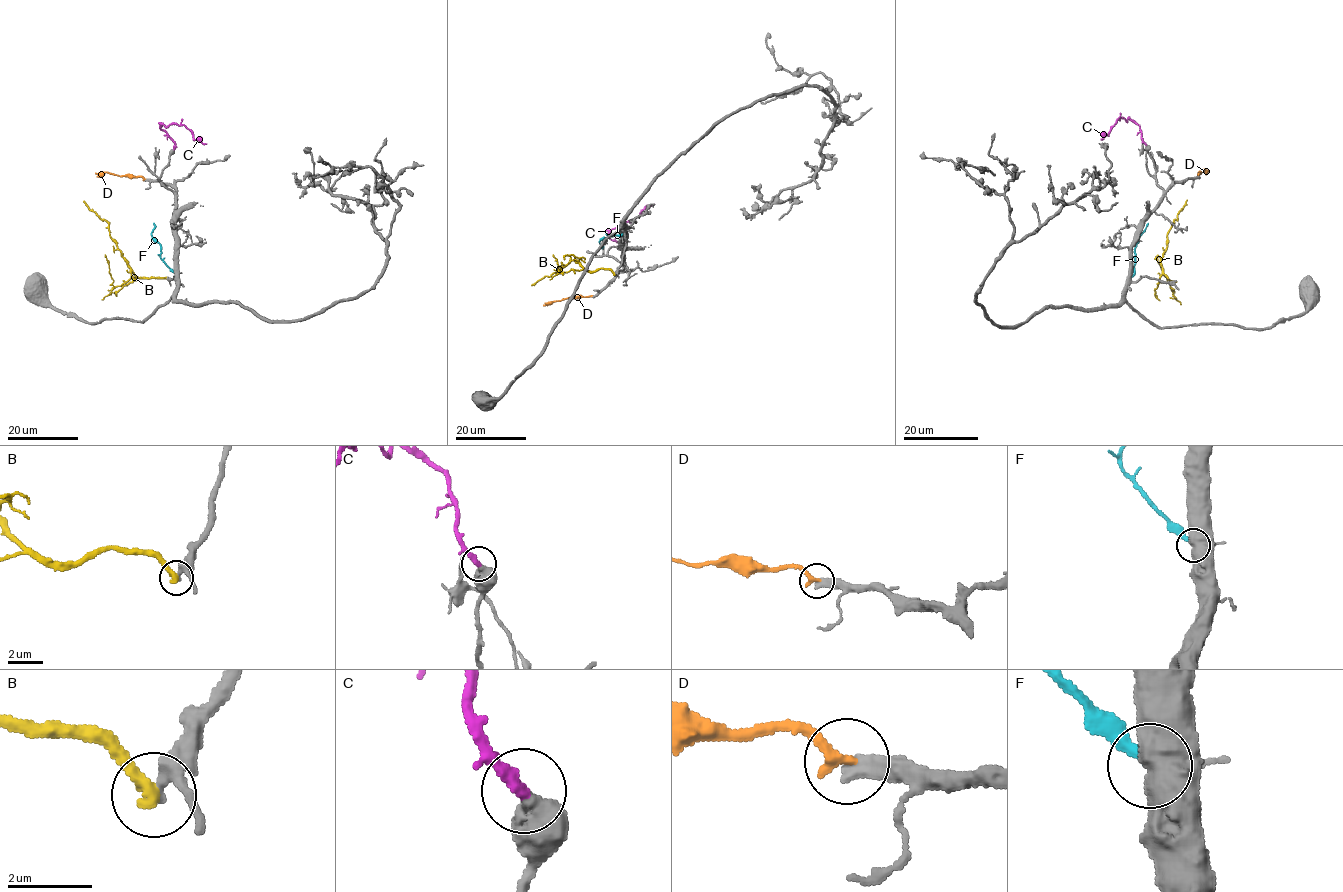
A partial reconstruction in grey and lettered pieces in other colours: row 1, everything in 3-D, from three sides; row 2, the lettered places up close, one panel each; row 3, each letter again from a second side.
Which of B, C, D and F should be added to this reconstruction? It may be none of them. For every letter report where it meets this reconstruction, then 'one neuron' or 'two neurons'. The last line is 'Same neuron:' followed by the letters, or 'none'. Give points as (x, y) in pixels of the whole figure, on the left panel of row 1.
B: (166, 278) | two neurons
C: (174, 149) | one neuron
D: (145, 179) | two neurons
F: (175, 273) | two neurons
Same neuron: C

